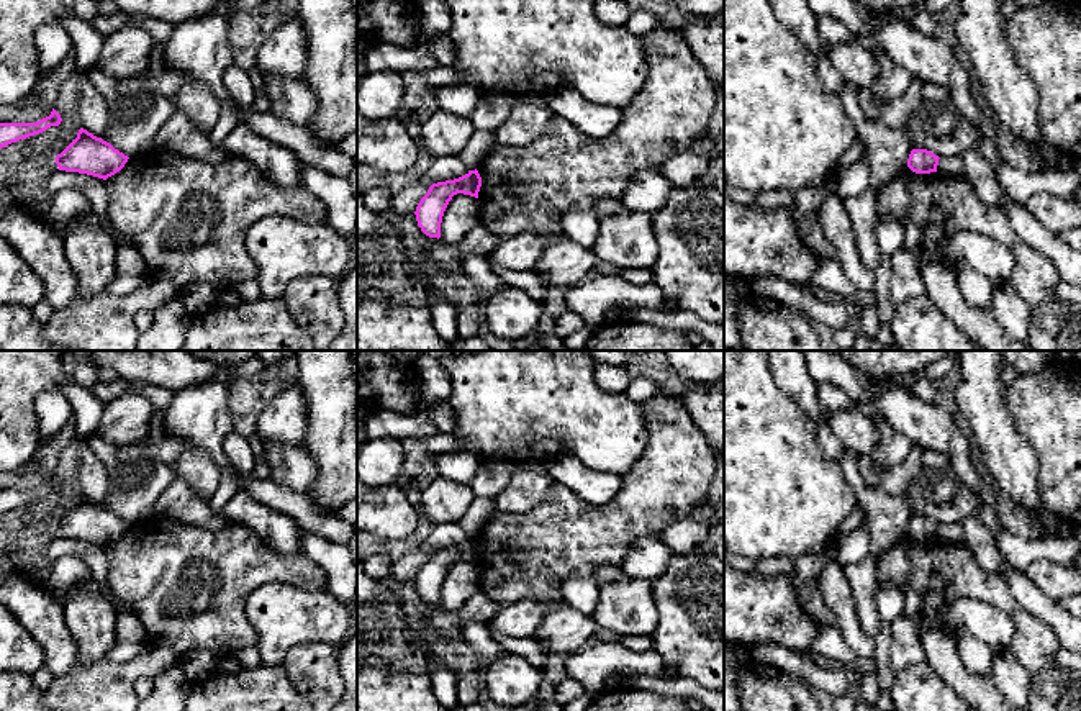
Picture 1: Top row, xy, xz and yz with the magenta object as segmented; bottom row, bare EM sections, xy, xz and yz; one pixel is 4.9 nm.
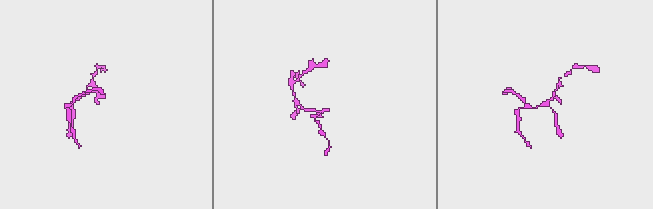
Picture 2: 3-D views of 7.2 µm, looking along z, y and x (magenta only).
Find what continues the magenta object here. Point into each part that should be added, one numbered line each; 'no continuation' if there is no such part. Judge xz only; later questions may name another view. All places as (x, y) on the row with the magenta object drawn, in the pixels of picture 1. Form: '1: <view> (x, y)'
no continuation

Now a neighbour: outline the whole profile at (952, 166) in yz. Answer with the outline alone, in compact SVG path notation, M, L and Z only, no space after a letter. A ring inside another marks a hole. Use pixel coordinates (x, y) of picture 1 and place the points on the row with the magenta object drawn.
M960 156L940 157L937 172L943 174L945 177L961 175L963 174L963 157Z

